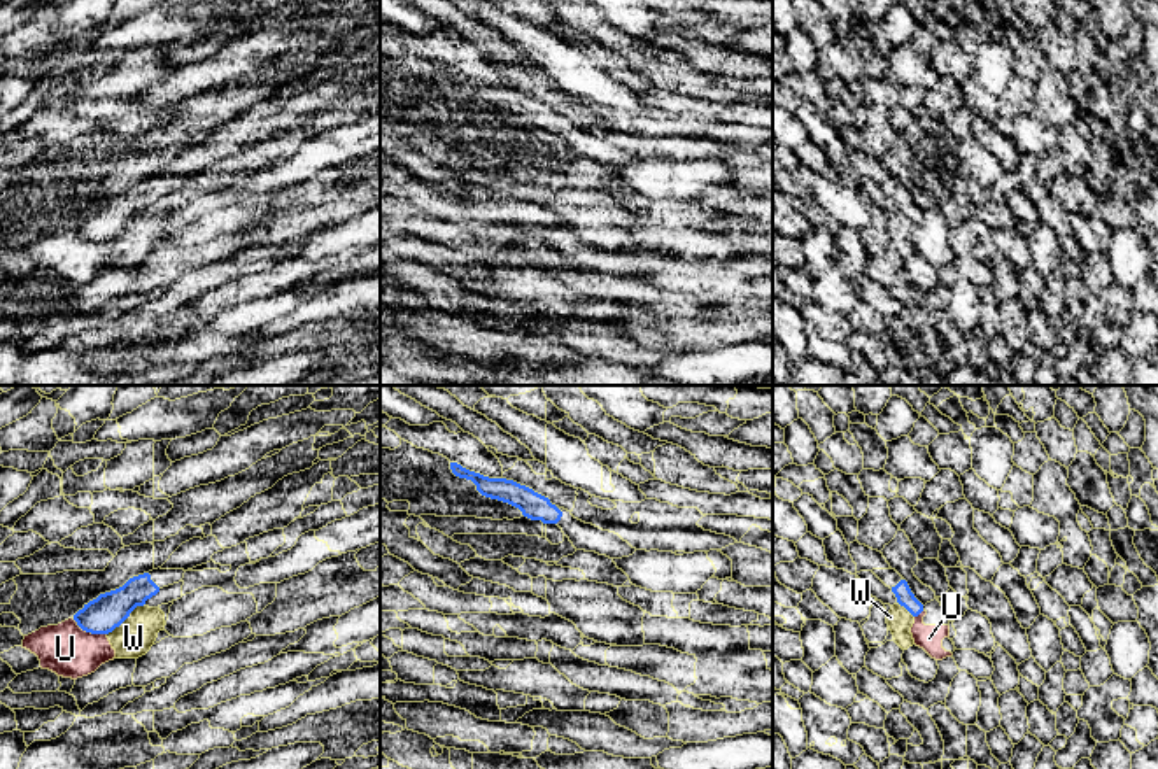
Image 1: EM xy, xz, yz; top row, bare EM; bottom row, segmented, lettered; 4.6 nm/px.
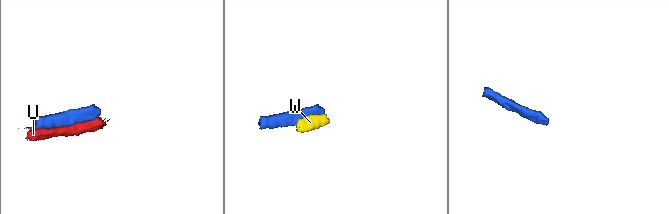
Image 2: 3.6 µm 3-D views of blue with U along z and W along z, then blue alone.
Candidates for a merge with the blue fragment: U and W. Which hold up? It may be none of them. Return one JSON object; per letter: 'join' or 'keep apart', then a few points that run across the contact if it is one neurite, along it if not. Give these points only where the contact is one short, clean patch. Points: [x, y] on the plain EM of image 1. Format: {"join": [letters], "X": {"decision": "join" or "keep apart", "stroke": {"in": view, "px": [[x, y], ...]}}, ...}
{"join": [], "U": {"decision": "keep apart"}, "W": {"decision": "keep apart", "stroke": {"in": "xy", "px": [[142, 212], [107, 242]]}}}

